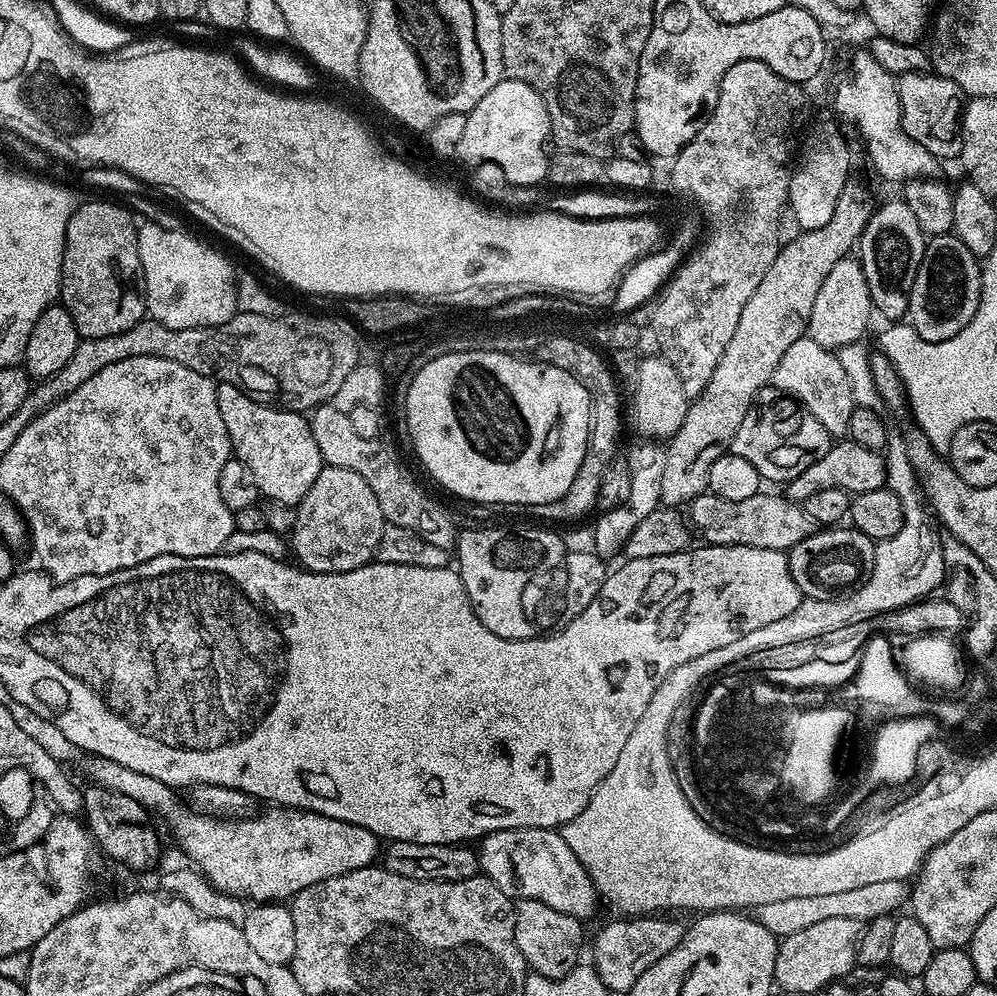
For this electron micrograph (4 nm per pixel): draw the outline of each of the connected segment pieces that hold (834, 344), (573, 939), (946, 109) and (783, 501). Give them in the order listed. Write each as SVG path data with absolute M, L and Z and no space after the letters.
M845 258L838 261L826 274L826 282L818 289L818 298L814 298L814 310L810 310L810 322L807 335L818 346L839 350L848 344L859 344L865 338L864 331L874 317L870 290L866 286L866 274L859 259Z
M537 900L515 901L516 921L514 922L514 942L522 950L522 958L537 976L551 980L570 974L581 963L580 947L584 944L584 928L577 917L553 910L546 902Z
M931 71L906 74L897 79L896 85L902 130L910 134L910 138L914 138L918 146L926 146L926 150L930 150L930 154L934 154L941 161L955 161L962 146L960 121L966 103L965 94L958 83Z
M761 490L754 494L754 498L745 498L743 502L726 502L726 498L705 494L691 497L689 504L692 505L686 508L686 512L691 527L700 531L705 545L754 546L762 550L787 552L802 542L802 538L817 531L818 526L797 501L780 496L771 496L768 490Z

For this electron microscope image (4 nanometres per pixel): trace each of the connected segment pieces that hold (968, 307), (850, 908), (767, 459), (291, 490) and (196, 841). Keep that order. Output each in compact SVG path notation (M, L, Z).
M954 234L933 236L924 245L924 257L918 266L908 303L907 319L926 342L954 338L978 310L981 261Z
M903 880L869 882L866 886L858 886L854 890L841 890L838 894L813 894L807 898L781 898L778 902L757 904L754 919L766 926L770 934L783 938L790 934L798 934L798 930L806 930L806 926L815 926L825 918L850 918L867 922L878 916L892 916L901 911L899 908L903 904L905 907L909 896L909 885Z
M769 386L756 395L746 418L742 418L742 426L738 426L738 434L734 434L730 452L738 458L746 458L765 481L787 482L798 478L806 466L814 466L822 454L831 450L833 443L834 438L826 426L807 412L799 400Z
M227 382L217 383L216 397L235 459L241 460L246 470L254 474L261 497L269 496L276 504L299 504L306 490L314 486L314 478L318 478L321 468L325 467L318 444L314 442L309 417L283 406L269 406Z
M101 756L91 757L90 763L91 783L134 798L149 813L157 812L172 827L173 838L204 878L217 891L245 902L287 901L306 886L314 886L314 882L373 867L382 852L380 837L350 822L283 806L268 810L272 812L265 816L202 816L187 803L180 804L179 795L158 778L150 778L150 774L138 774L138 770L118 766L118 762Z

